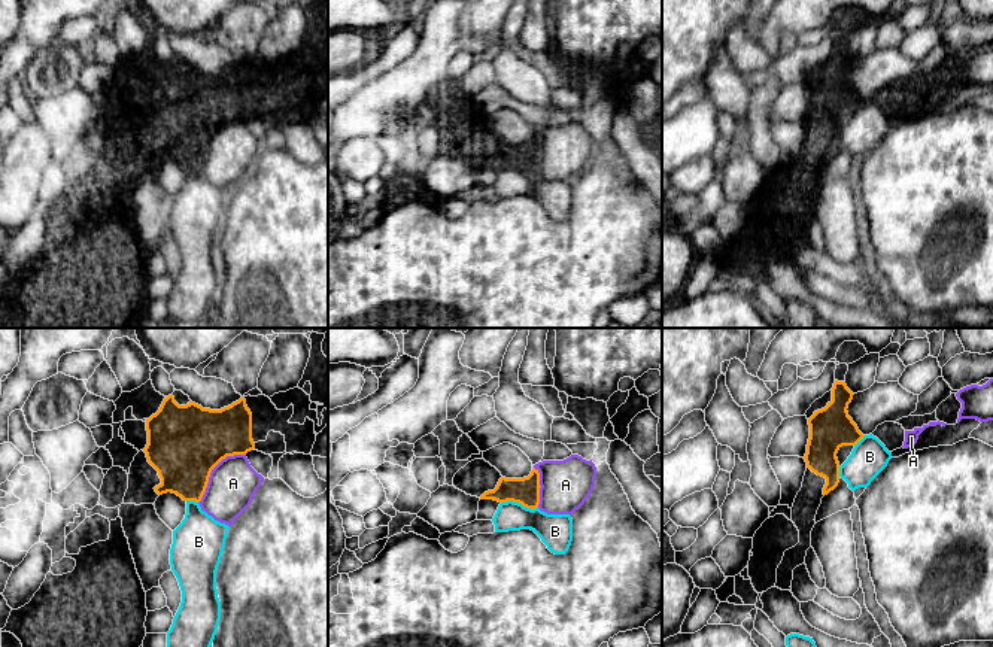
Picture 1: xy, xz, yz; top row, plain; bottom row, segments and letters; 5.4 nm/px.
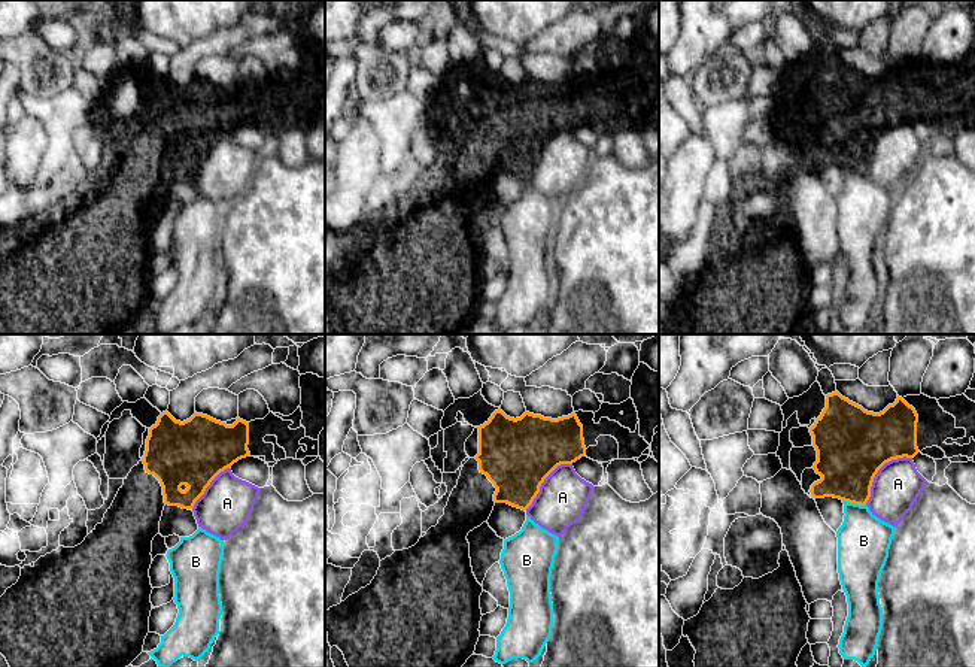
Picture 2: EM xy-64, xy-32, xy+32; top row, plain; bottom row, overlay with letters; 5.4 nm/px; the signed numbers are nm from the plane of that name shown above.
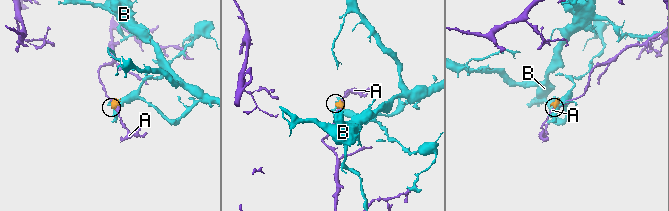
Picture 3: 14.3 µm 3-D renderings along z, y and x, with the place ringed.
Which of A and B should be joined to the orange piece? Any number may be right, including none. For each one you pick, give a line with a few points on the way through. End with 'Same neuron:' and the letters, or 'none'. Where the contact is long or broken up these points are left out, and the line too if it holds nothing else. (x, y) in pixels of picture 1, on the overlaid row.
Same neuron: none

